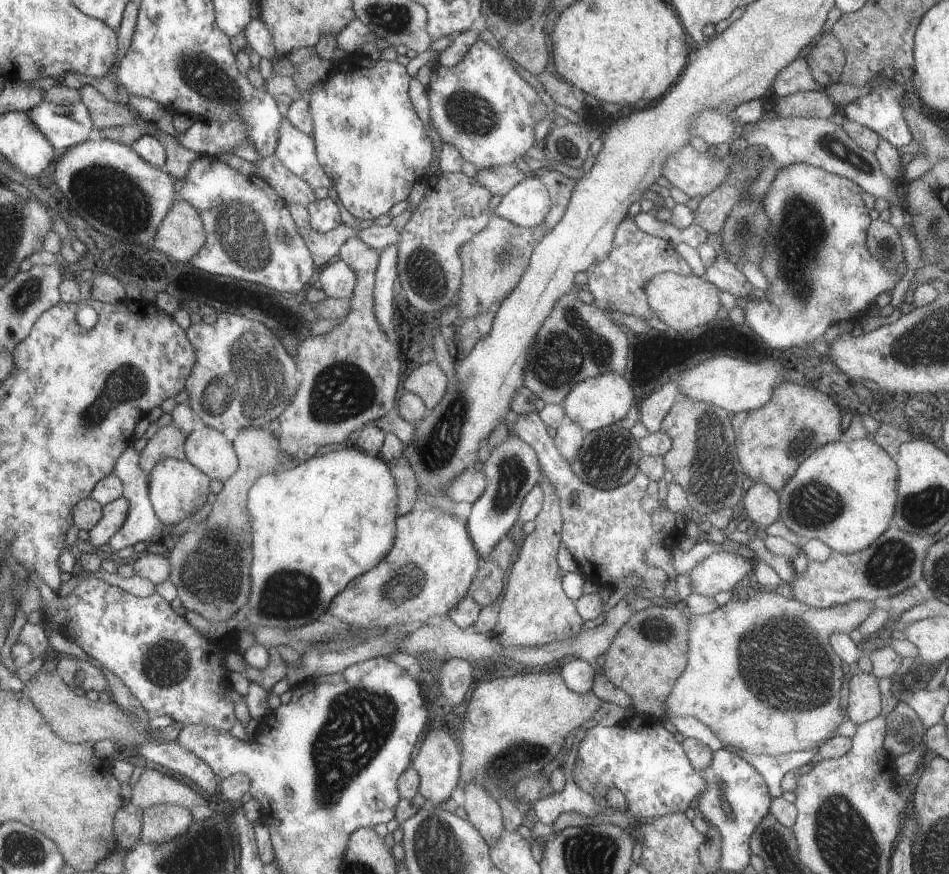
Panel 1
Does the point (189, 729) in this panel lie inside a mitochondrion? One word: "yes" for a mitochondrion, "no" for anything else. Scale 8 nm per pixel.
no

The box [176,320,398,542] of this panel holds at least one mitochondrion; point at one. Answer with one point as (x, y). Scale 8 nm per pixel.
(257, 379)

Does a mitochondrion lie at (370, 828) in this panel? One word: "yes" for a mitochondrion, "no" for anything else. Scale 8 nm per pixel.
no

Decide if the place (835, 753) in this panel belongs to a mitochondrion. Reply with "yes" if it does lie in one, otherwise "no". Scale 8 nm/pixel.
no

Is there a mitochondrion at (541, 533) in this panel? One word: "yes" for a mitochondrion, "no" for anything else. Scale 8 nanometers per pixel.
no

